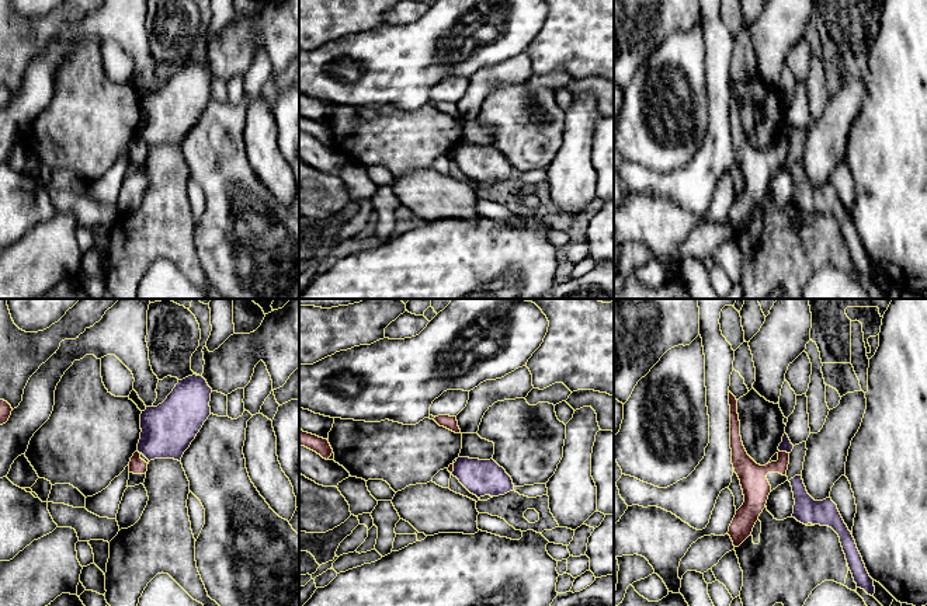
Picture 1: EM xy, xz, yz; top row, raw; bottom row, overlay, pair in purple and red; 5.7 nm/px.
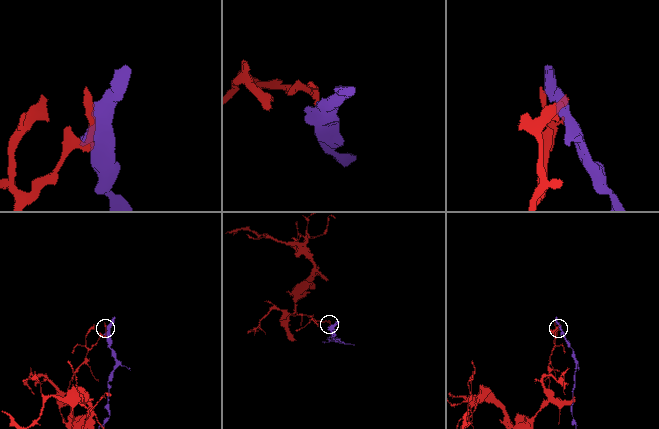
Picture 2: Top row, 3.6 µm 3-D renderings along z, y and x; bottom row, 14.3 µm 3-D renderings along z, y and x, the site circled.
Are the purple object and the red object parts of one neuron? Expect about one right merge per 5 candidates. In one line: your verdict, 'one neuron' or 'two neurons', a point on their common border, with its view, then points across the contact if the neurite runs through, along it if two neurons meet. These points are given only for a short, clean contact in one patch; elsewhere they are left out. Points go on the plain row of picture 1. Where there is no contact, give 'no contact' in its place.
two neurons; contact yz (784, 136); border yz (780, 136), (788, 139)

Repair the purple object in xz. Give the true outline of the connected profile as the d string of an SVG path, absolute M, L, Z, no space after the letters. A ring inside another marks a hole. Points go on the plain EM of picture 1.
M458 143L454 149L452 161L478 184L499 182L514 175L511 163L493 144Z

